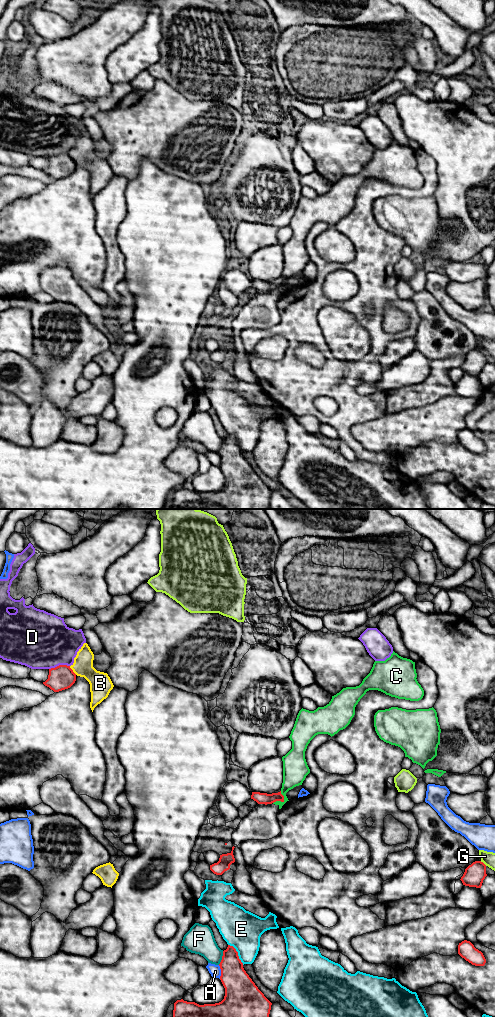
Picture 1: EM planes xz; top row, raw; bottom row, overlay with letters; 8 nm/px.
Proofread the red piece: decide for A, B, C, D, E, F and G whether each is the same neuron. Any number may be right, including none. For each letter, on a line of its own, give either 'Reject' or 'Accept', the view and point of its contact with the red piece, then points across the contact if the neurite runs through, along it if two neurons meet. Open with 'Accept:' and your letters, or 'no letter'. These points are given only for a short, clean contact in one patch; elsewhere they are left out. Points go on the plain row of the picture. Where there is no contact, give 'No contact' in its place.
Accept: no letter
A: Reject. Touches red at xz (221, 460)
B: Reject. Touches red at xz (72, 158)
C: Reject. Touches red at xz (282, 289). Boundary: xz (281, 279), (283, 288), (273, 291)
D: Reject. Touches red at xz (59, 153)
E: Reject. Touches red at xz (237, 441)
F: Reject. Touches red at xz (222, 446)
G: Reject. Touches red at xz (482, 350)

